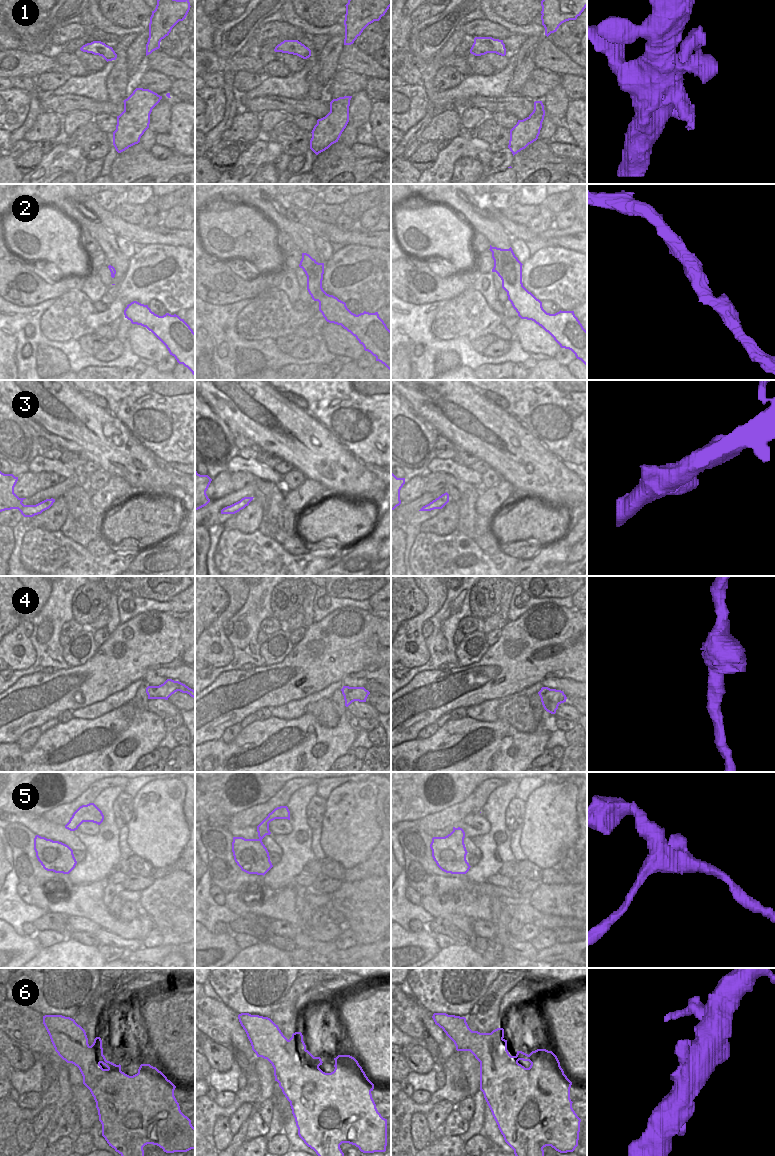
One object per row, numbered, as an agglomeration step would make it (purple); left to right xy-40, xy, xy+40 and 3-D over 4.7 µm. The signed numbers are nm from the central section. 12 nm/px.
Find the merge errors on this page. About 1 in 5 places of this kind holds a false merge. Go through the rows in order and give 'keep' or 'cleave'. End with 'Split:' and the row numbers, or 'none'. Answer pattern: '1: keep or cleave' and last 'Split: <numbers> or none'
1: keep
2: keep
3: keep
4: keep
5: keep
6: keep
Split: none

